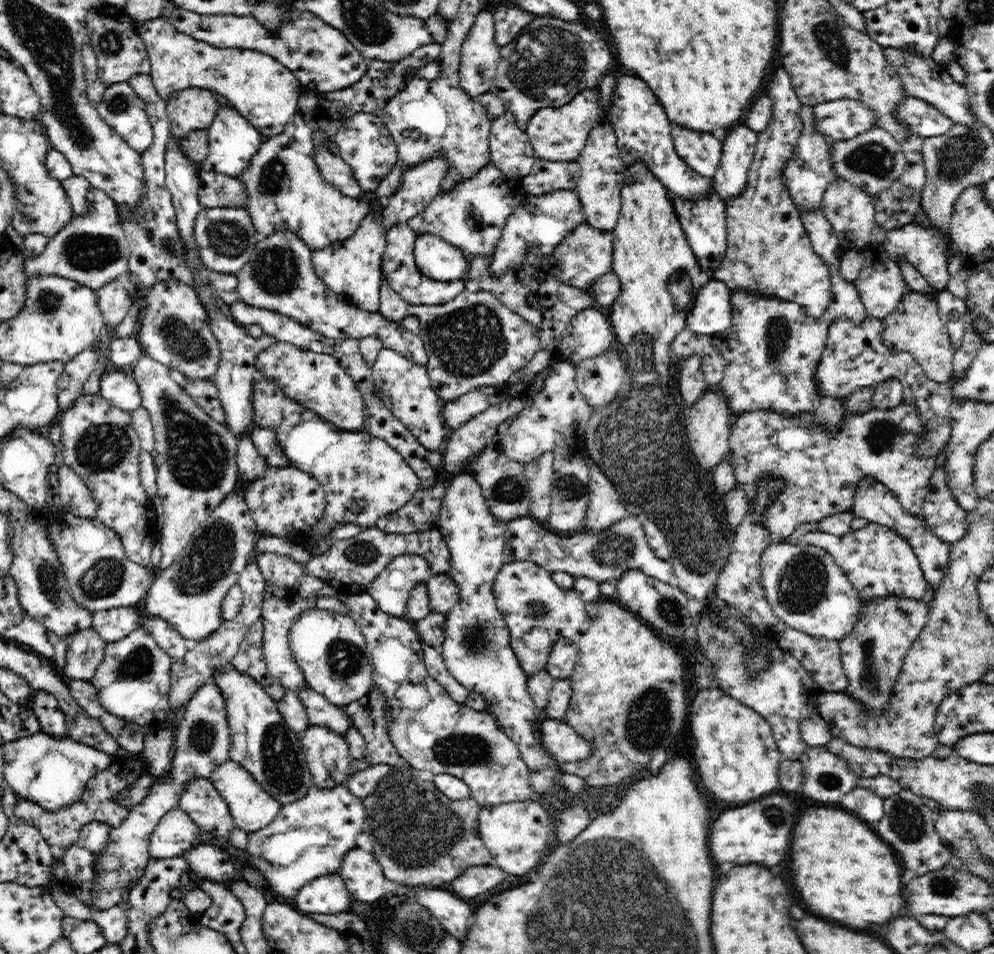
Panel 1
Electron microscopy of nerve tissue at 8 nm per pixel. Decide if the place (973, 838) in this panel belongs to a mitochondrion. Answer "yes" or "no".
yes

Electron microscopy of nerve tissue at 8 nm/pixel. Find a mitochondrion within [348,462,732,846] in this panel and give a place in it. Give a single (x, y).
(695, 527)

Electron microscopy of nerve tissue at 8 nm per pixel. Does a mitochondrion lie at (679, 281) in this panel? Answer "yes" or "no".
yes

